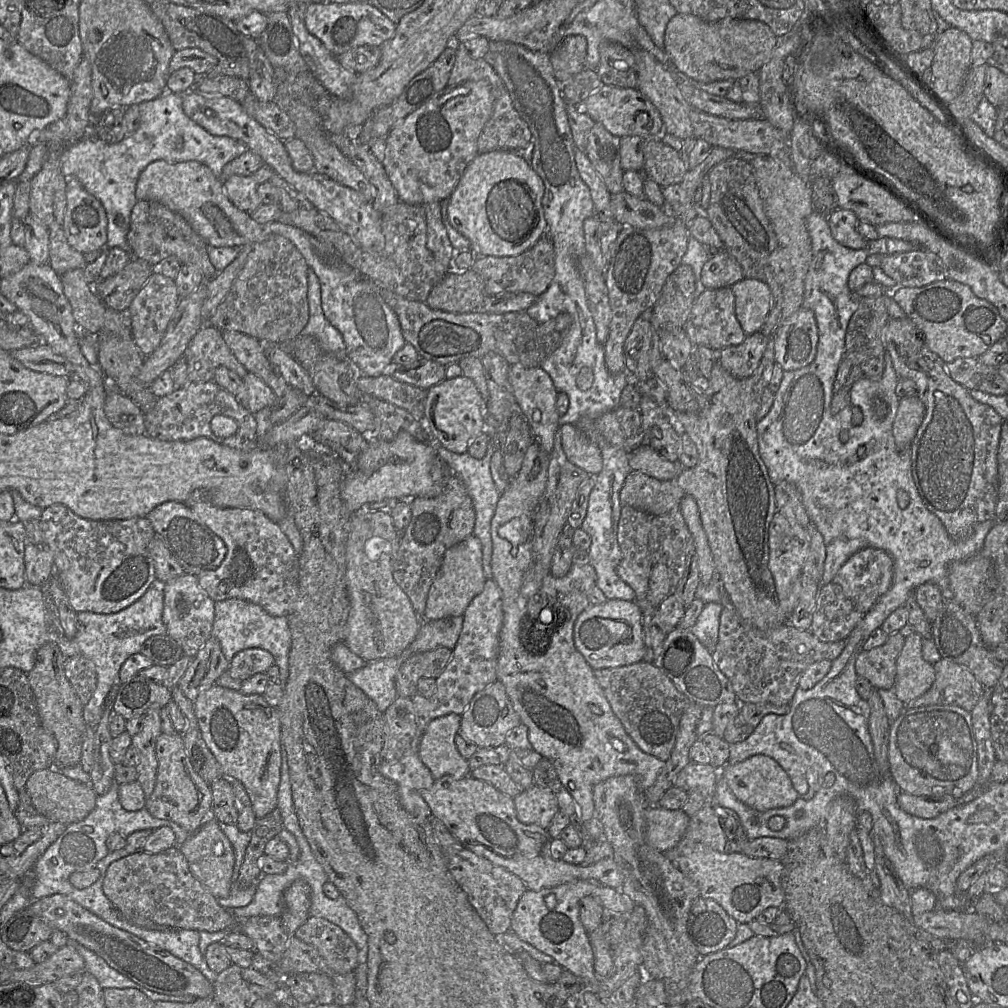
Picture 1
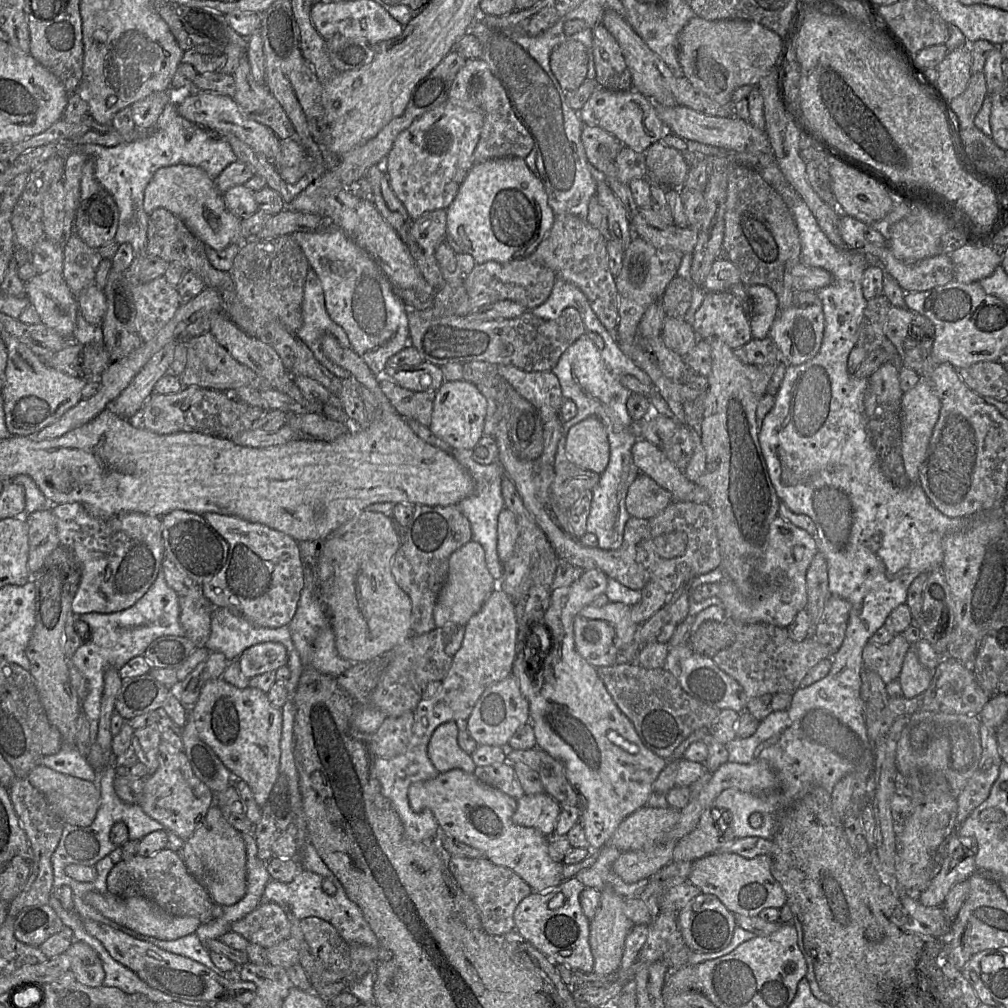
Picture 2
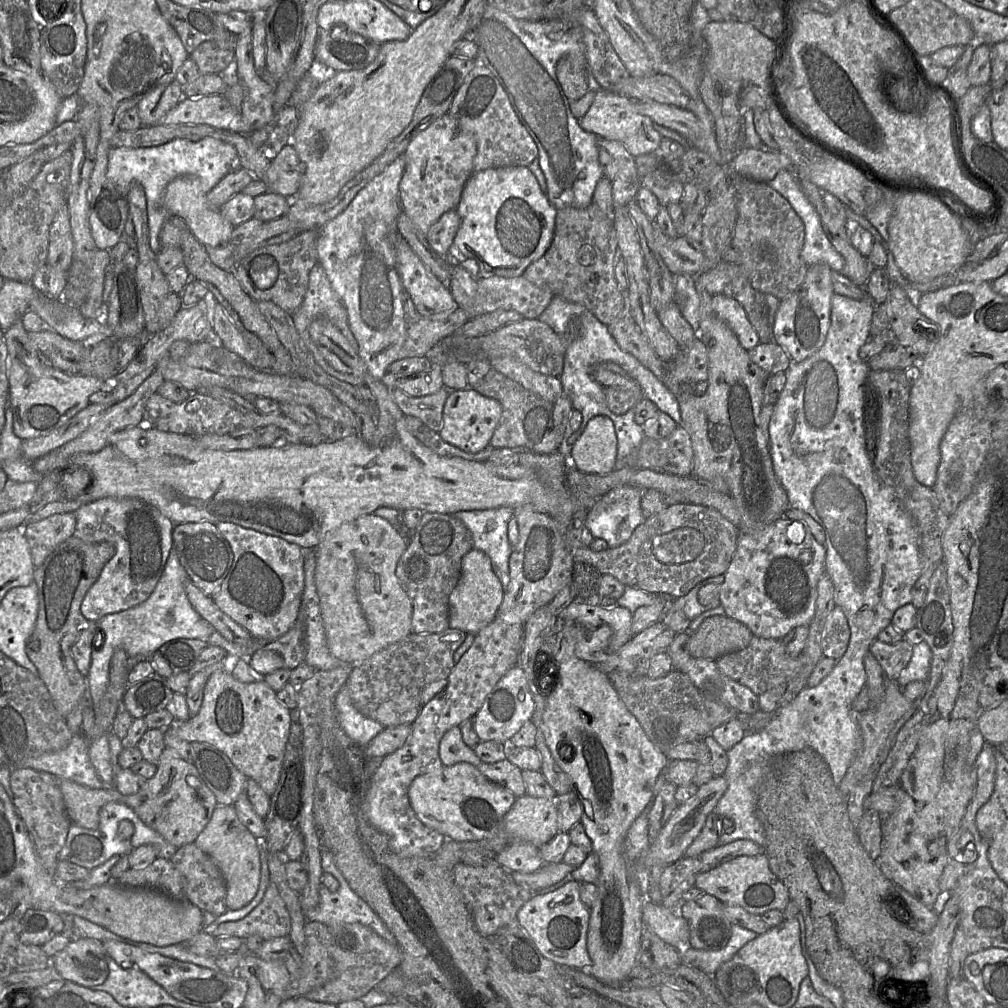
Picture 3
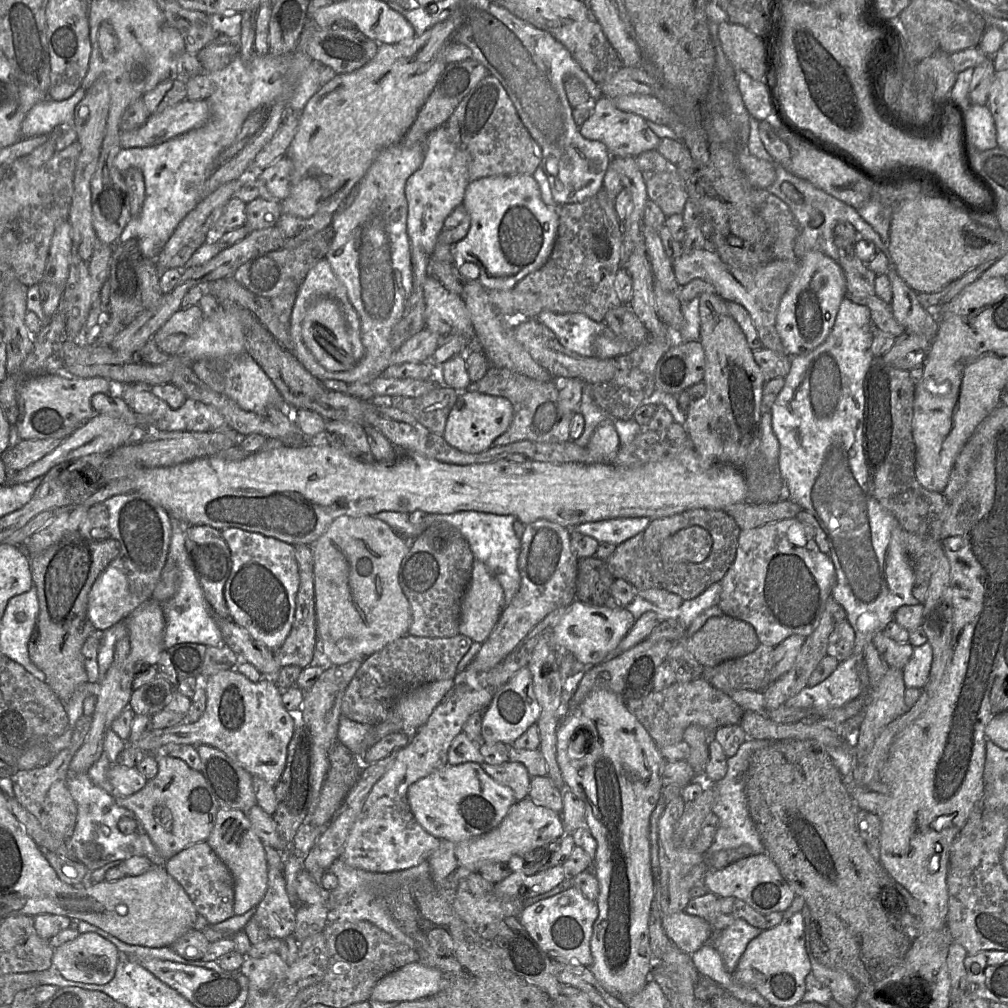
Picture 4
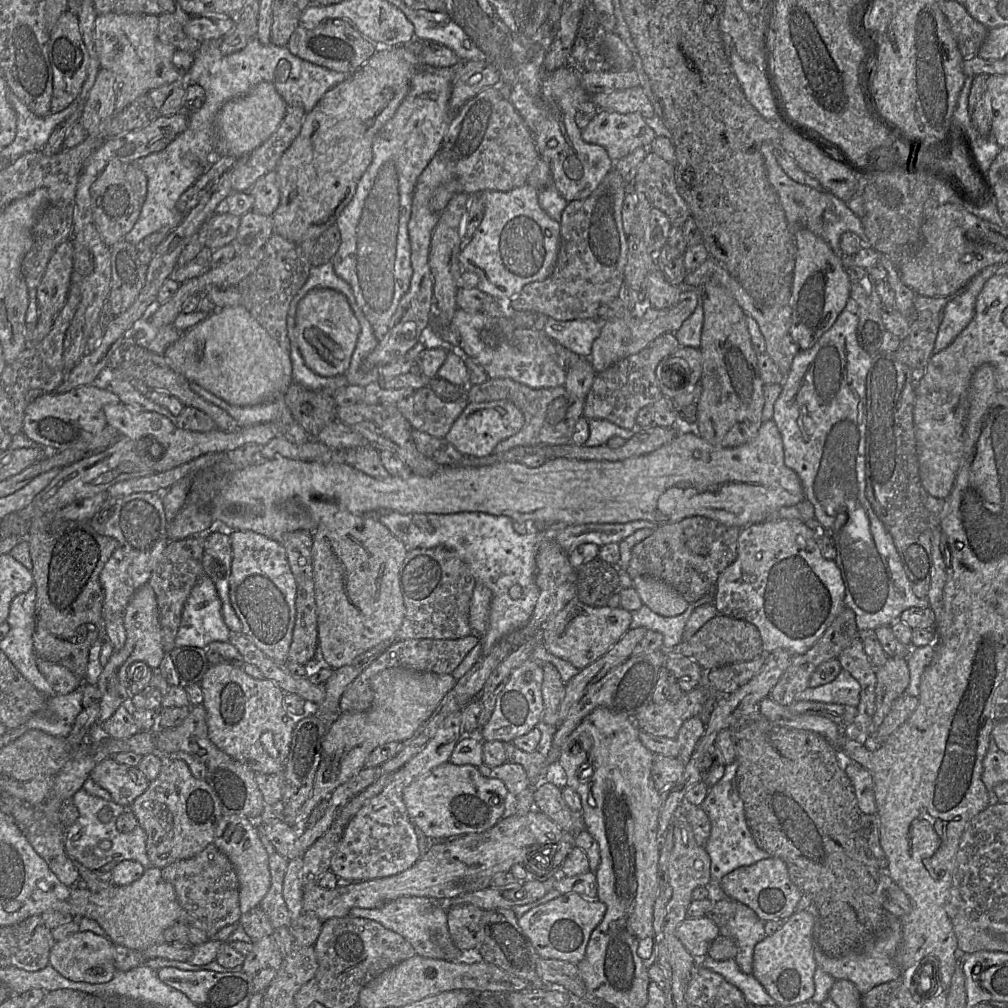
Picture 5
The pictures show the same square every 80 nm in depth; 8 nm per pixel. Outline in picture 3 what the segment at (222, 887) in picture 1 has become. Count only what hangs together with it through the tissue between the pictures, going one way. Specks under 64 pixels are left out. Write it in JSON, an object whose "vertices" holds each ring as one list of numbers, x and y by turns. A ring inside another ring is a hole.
{"vertices":[[218,804,195,845,208,854,218,865,227,887,226,905,229,910,239,910,255,897,260,883,260,846,258,840,240,821,233,805]]}

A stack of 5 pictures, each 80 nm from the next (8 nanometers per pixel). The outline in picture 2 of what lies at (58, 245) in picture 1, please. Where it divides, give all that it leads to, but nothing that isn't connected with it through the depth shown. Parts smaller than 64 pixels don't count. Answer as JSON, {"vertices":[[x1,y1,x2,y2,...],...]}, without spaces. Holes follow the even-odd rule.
{"vertices":[[74,233,63,246,61,275,74,297,84,288,95,284,99,264,104,258,98,250,86,245]]}

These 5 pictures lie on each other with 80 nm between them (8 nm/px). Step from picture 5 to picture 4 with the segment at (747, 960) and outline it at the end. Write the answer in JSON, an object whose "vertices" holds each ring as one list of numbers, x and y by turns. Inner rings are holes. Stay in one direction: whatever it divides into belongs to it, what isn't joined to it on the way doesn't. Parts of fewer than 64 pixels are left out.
{"vertices":[[737,919,707,944,712,944,722,958,725,969,732,973,751,940,758,937,762,930,750,925,743,919]]}

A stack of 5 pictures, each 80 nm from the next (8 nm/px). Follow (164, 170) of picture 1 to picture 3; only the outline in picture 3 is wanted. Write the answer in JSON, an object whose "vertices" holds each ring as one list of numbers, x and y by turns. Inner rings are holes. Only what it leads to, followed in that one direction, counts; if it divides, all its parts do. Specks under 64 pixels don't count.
{"vertices":[[186,175,172,180,165,189,162,204,171,215,180,217,206,248,215,248,230,242,234,227,223,218,220,210,209,205,207,194,202,191,197,177]]}

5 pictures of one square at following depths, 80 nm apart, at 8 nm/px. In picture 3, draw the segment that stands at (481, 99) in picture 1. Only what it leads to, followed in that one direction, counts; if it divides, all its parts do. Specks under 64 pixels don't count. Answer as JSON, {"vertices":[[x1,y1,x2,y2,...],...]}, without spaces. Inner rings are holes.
{"vertices":[[446,113,418,133,403,153,405,170,399,184,402,211,422,234,445,213,456,209,464,186,473,174,473,161,477,151,474,137,460,128,456,120]]}

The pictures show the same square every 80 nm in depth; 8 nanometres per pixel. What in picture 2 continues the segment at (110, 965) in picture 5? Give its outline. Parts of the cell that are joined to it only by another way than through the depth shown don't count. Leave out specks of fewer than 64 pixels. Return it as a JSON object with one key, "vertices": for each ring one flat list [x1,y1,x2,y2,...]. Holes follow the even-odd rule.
{"vertices":[[82,941,71,942,65,952,70,958,70,971,84,986,100,987,105,978,102,961,93,948]]}

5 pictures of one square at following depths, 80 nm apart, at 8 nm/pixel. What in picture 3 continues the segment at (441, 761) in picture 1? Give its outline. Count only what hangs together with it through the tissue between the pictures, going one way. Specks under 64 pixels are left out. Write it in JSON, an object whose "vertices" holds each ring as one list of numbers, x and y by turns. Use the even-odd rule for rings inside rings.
{"vertices":[[460,726,452,727,444,734,439,744,439,757,445,767,460,762,468,762,478,767,483,763,475,754,474,748,464,743]]}

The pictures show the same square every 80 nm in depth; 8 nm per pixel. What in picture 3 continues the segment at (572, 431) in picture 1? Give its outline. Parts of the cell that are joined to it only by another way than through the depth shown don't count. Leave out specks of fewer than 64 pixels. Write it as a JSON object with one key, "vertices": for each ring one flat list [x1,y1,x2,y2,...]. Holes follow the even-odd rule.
{"vertices":[[606,416,591,418,571,447,567,458,578,470,607,475,615,470,617,438,613,422]]}

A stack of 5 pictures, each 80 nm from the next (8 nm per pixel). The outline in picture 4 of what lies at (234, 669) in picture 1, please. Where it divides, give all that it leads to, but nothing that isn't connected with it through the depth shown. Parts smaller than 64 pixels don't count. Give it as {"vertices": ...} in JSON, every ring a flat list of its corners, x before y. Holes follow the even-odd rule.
{"vertices":[[300,544,295,546,295,558,300,575,299,590,296,598,295,619,285,642,280,648,273,651,273,656,281,667,295,665,303,669,310,666,313,661,318,643,313,551,311,545]]}

